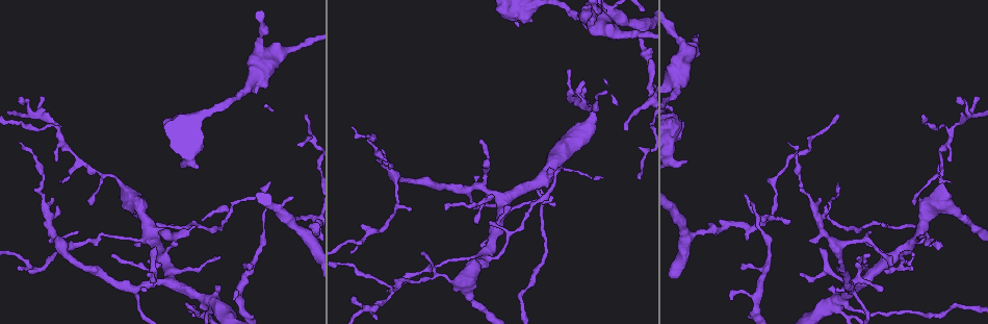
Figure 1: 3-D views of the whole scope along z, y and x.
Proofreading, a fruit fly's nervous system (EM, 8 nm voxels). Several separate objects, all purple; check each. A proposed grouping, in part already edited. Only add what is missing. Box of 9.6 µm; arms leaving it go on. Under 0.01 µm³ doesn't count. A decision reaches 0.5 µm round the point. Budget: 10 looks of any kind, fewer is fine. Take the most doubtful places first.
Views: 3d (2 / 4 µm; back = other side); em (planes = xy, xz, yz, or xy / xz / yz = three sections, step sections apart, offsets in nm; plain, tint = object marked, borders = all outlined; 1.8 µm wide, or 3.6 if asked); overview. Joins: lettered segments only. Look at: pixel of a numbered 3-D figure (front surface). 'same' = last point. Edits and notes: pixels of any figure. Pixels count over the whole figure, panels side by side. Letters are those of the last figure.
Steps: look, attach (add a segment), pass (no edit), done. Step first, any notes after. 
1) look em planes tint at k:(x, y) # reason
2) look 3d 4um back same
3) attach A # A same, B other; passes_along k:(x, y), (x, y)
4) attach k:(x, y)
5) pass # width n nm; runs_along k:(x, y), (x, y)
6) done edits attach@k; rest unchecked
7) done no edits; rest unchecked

look em planes borders at 1:(826, 204) # an open end

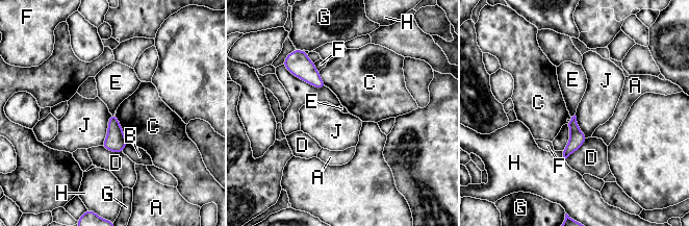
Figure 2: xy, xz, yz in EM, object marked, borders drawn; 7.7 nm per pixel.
pass # longest_contact J 260 nm; A other, B other, C other, D other, E other, F other, G other, H other, J other; no lettered segment goes on from it

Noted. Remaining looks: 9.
look 3d 2um at 1:(519, 27) # branch stops here

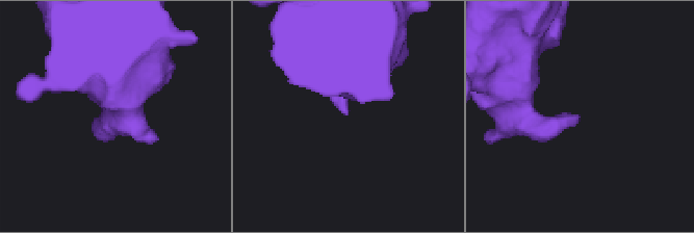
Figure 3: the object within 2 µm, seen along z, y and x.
look em yz step 16 borders at 3:(347, 114)

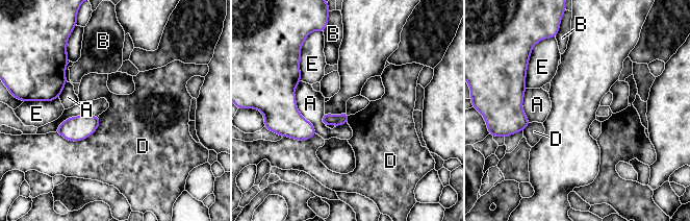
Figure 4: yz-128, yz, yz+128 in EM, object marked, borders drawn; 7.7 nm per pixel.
pass # A other, B other, D other, E other; border 4:(100, 117), (79, 141), (55, 131); none of them fits

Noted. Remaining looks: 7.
look em planes borders at 1:(365, 310) # sharp bend

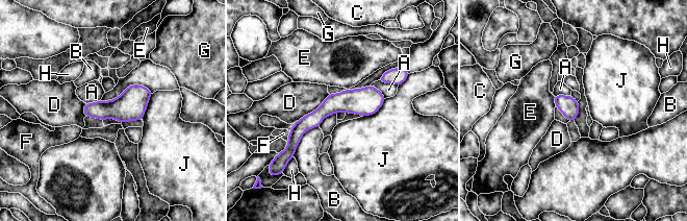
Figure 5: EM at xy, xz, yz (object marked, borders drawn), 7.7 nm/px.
pass # A other, B other, C other, D other, E other, F other, G other, H other, J other; border 5:(378, 80), (398, 86); none of them fits

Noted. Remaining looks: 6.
look 3d 4um at 1:(155, 248) # tapers out

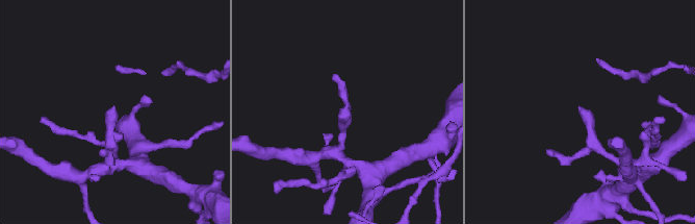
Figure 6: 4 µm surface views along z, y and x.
look em planes borders at 6:(348, 106) # shape alone is not enough

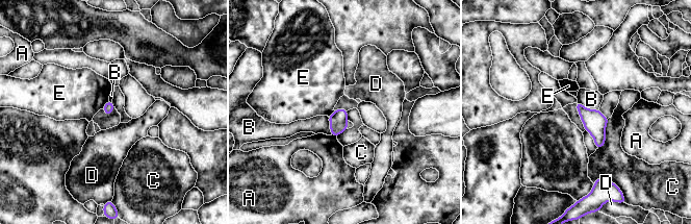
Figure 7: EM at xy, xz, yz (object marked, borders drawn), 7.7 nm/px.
pass # A other, B other, C other, D other, E other; border 7:(578, 100), (587, 107), (598, 109); none of them fits

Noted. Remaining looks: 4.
done no edits; rest unchecked

